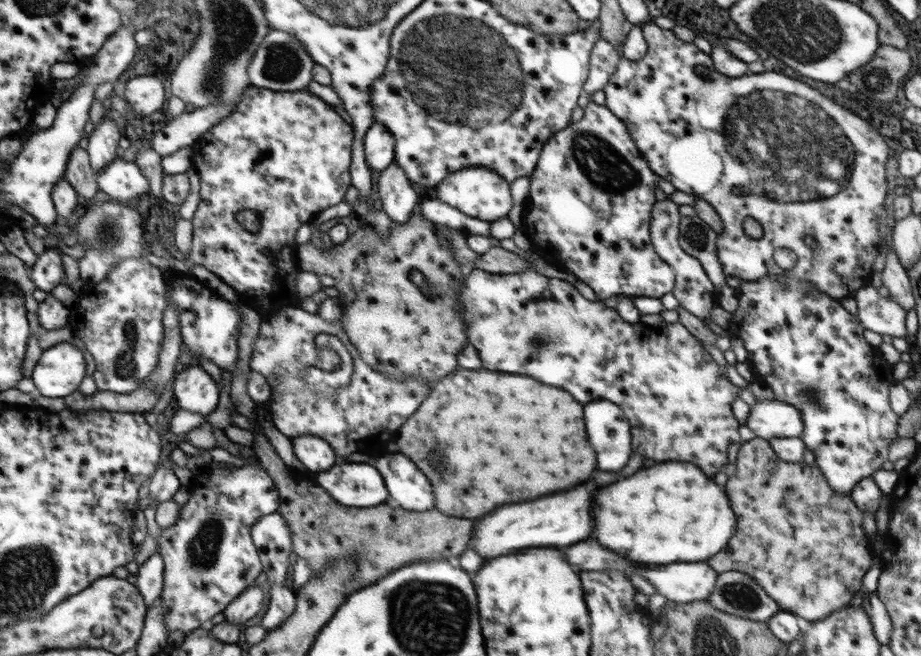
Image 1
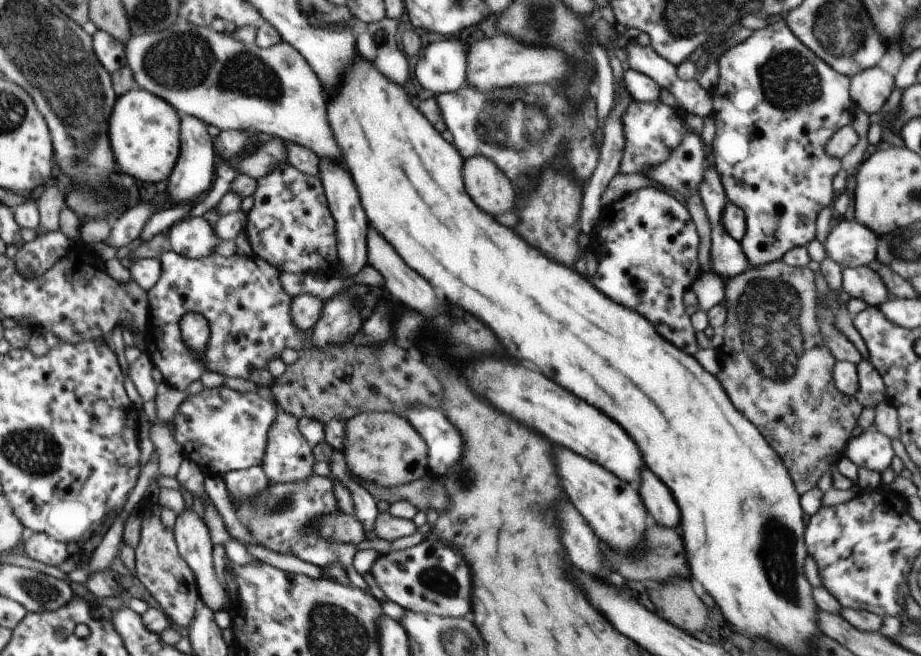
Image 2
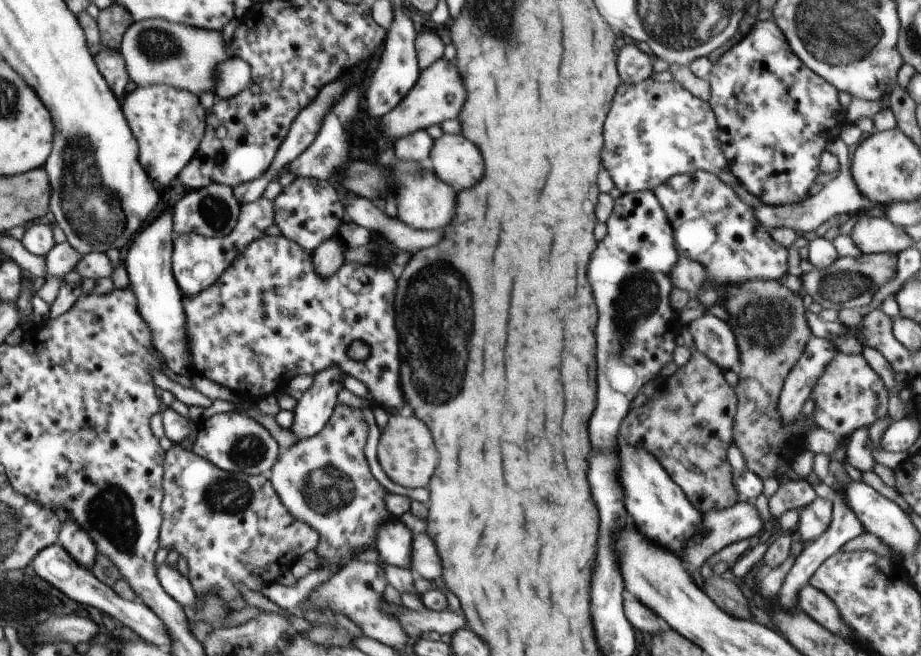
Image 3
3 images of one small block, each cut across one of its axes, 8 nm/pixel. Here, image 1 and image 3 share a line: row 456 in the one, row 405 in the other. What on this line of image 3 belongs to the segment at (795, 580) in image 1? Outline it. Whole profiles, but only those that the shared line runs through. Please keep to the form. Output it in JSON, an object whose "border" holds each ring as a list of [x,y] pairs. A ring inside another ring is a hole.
{"border":[[[748,280],[746,284],[738,284],[732,288],[726,288],[726,300],[723,307],[728,310],[730,320],[727,324],[732,328],[736,336],[736,344],[740,350],[740,369],[738,370],[738,385],[735,387],[737,397],[737,412],[734,420],[734,443],[746,461],[745,470],[748,470],[762,481],[766,478],[778,478],[778,468],[784,464],[791,465],[797,457],[806,457],[808,448],[806,439],[808,432],[817,428],[813,416],[800,416],[794,424],[784,426],[778,416],[778,398],[784,387],[784,382],[790,370],[798,363],[800,356],[804,354],[806,344],[812,336],[812,332],[806,320],[806,308],[800,293],[789,290],[784,282],[776,280]]]}

